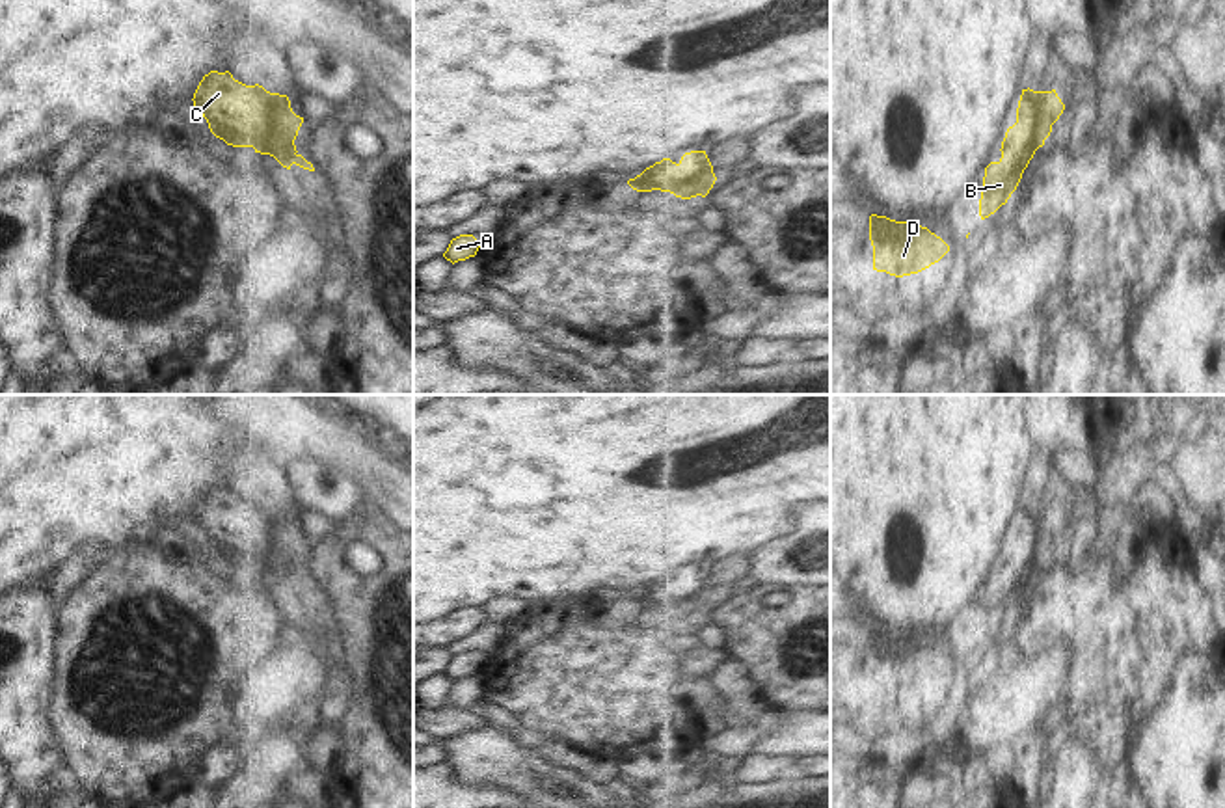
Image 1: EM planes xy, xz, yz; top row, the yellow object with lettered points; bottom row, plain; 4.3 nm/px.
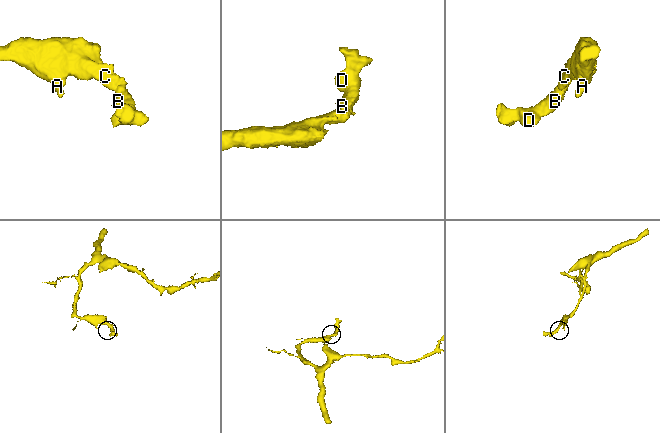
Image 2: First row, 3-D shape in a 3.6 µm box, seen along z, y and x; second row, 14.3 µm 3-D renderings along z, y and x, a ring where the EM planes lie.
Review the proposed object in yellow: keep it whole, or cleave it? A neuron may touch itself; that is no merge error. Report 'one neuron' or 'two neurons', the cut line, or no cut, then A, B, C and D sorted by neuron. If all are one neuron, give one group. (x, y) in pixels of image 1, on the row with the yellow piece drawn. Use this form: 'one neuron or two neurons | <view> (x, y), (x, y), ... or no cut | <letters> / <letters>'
one neuron | no cut | A B C D

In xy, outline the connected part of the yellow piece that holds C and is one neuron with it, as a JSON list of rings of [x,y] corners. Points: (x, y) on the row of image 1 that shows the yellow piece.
[[[210,71],[194,93],[194,106],[203,114],[210,132],[233,147],[253,147],[274,156],[283,168],[292,164],[315,171],[294,145],[303,117],[290,108],[287,95],[262,86],[246,86],[229,71]]]

